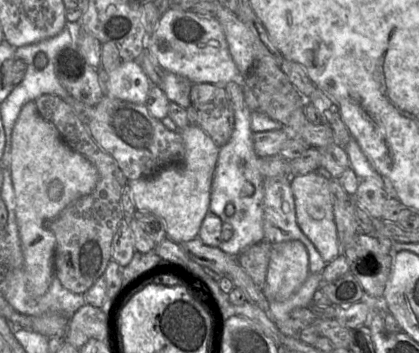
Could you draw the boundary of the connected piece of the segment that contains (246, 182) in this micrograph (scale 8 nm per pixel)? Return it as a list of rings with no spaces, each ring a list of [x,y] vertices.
[[[247,106],[234,111],[234,120],[230,140],[219,149],[209,212],[217,215],[223,223],[232,225],[232,238],[223,241],[218,248],[232,257],[237,257],[247,247],[265,240],[263,231],[264,177],[260,172],[260,157],[253,147],[253,134],[279,130],[283,125],[258,110],[250,111]]]

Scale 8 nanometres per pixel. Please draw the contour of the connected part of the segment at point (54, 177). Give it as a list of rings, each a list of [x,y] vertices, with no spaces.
[[[30,101],[26,103],[16,120],[16,123],[12,130],[11,137],[11,164],[10,164],[10,174],[15,194],[15,213],[16,213],[16,221],[19,228],[22,250],[25,261],[25,272],[26,279],[28,284],[28,291],[32,294],[33,297],[41,297],[48,291],[51,282],[55,276],[55,268],[54,268],[54,258],[55,258],[55,250],[56,250],[56,236],[54,232],[50,229],[50,223],[52,223],[55,218],[71,203],[76,201],[82,196],[88,195],[91,193],[97,183],[98,173],[96,168],[80,153],[72,150],[61,138],[60,133],[57,128],[49,121],[46,121],[41,117],[37,110],[37,106],[34,101]]]

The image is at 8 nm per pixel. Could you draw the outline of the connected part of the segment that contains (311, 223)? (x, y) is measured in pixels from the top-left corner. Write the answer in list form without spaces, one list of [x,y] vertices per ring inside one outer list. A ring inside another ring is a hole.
[[[313,171],[305,175],[290,177],[297,224],[314,244],[326,263],[341,254],[329,187],[329,177],[324,171]]]

